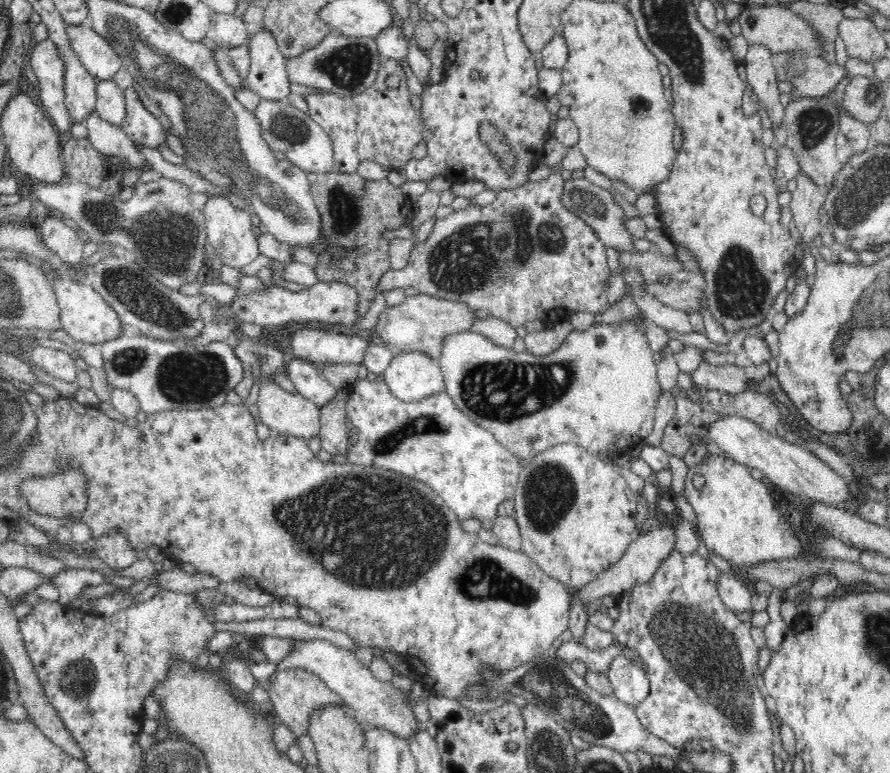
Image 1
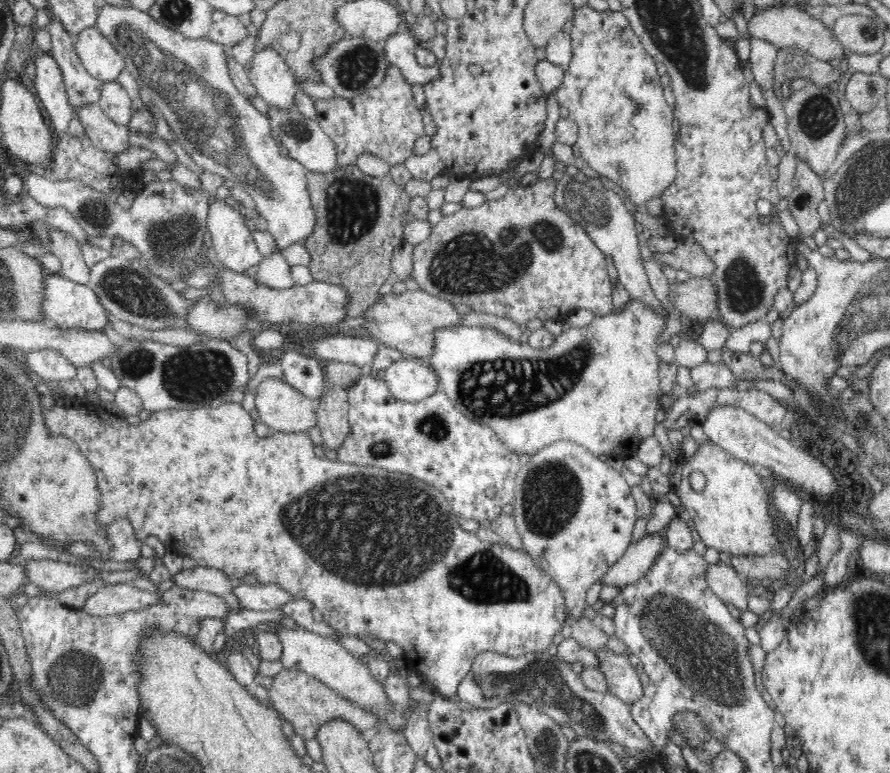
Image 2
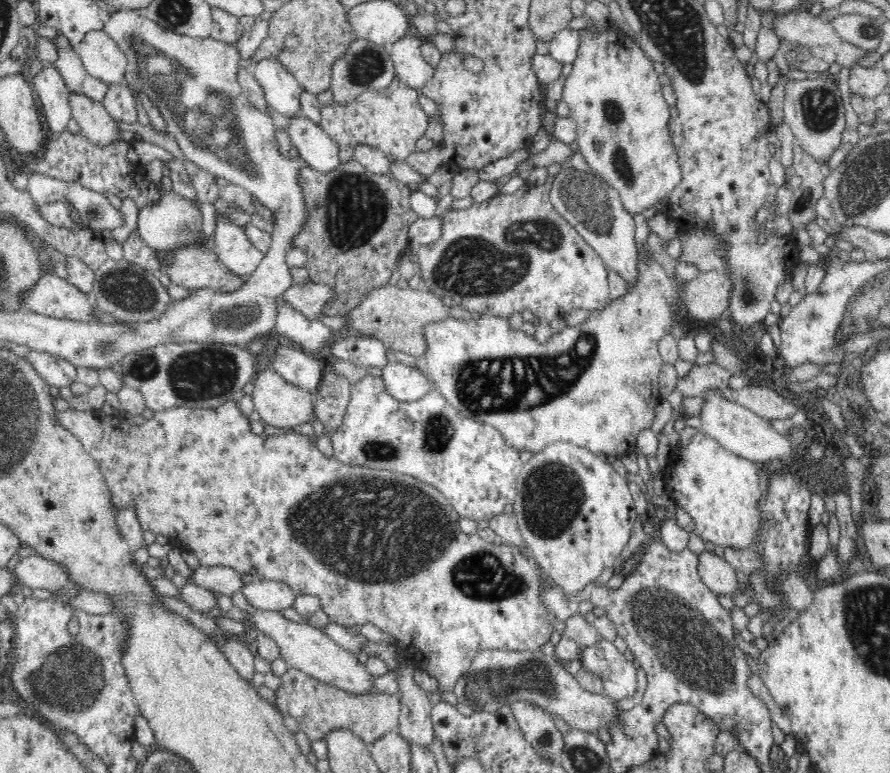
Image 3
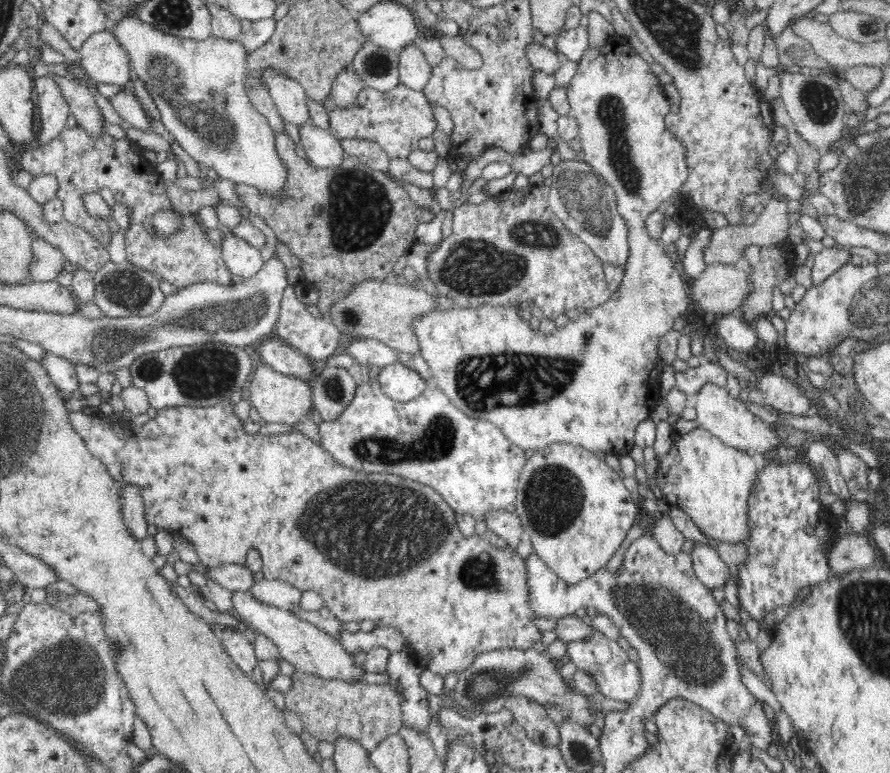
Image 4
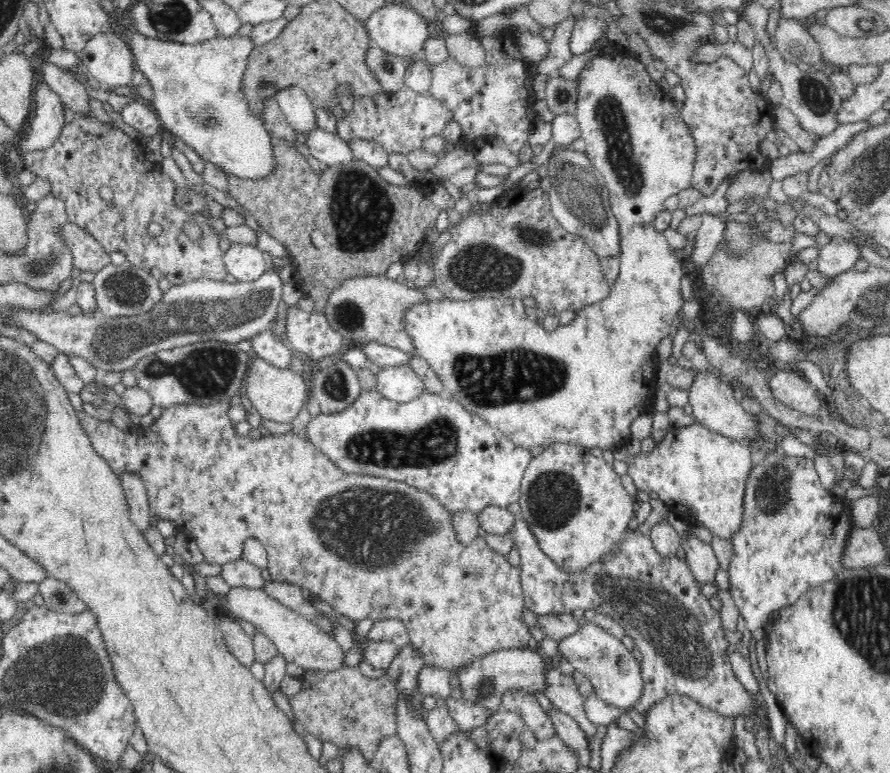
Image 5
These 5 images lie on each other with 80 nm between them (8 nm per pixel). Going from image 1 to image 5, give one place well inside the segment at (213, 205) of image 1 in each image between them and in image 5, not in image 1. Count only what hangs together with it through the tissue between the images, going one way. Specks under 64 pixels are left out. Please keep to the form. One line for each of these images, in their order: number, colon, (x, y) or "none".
2: (235, 248)
3: (234, 249)
4: (242, 259)
5: (245, 262)

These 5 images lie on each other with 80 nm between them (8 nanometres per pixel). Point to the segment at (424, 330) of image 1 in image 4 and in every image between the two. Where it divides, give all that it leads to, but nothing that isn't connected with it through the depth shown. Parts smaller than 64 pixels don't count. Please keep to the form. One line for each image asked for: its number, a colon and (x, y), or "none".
2: (406, 321)
3: (396, 316)
4: (382, 309)

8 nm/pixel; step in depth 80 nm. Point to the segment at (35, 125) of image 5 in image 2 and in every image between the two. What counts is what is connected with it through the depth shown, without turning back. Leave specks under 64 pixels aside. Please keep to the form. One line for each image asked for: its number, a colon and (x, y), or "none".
2: (48, 84)
3: (49, 87)
4: (54, 111)

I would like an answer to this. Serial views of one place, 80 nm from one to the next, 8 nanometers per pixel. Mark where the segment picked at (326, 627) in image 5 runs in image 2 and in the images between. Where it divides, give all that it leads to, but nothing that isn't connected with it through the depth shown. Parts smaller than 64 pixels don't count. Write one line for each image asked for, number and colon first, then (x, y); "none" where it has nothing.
2: (262, 597)
3: (267, 595)
4: (277, 593)

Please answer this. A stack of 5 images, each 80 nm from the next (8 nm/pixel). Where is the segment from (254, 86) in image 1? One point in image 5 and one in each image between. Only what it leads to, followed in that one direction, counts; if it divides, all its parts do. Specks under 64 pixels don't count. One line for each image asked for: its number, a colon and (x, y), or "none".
2: (274, 81)
3: (282, 90)
4: (288, 95)
5: (294, 103)

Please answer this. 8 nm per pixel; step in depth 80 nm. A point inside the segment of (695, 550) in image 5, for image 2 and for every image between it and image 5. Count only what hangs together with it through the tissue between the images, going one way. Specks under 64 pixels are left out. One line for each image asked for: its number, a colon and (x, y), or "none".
2: (728, 585)
3: (719, 576)
4: (710, 569)

